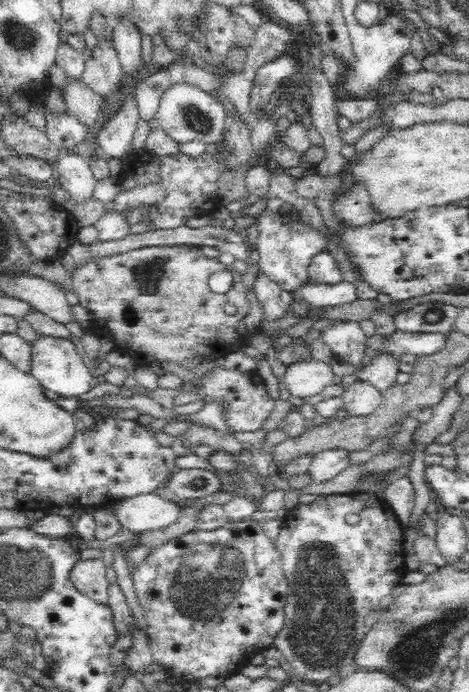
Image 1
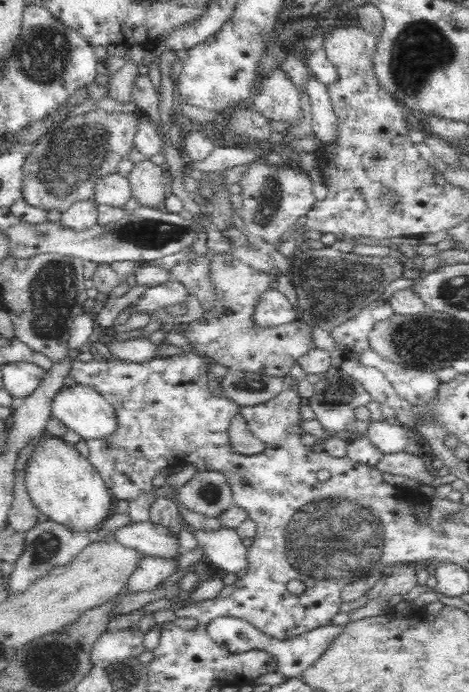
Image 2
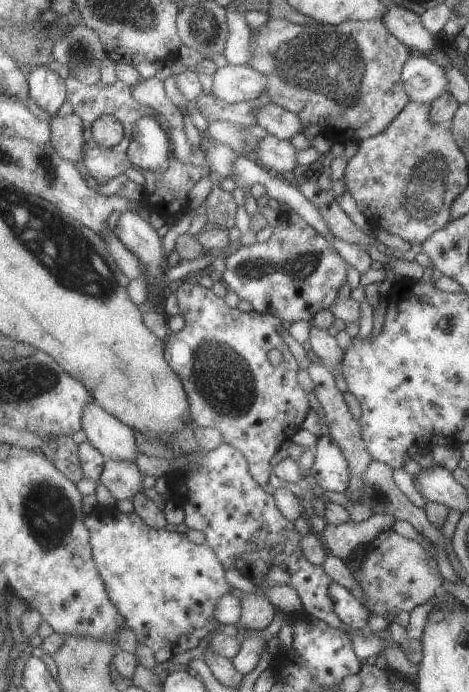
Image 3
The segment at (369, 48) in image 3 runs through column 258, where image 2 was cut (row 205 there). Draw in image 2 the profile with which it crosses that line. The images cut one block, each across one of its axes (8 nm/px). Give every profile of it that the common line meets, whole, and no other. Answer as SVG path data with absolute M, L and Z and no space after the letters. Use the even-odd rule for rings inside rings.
M90 110L79 116L66 116L26 152L22 163L21 195L30 206L46 212L66 210L73 202L94 199L96 182L104 174L116 172L118 162L125 160L134 146L136 112Z

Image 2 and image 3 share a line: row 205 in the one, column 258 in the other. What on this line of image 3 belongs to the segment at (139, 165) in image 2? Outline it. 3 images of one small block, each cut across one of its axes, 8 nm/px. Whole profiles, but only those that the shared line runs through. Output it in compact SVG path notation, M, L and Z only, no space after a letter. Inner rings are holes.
M271 135L259 140L254 157L263 167L281 175L289 170L295 170L299 166L297 153L297 148L289 140Z

